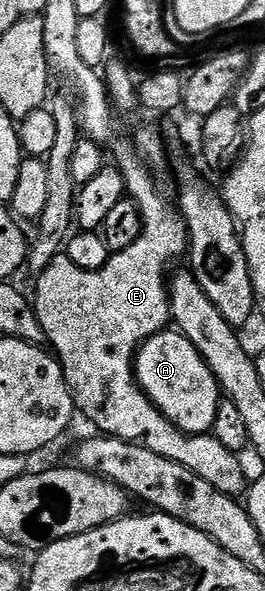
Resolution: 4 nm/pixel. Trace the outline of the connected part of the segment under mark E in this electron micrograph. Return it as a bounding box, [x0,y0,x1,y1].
[33,140,249,499]

